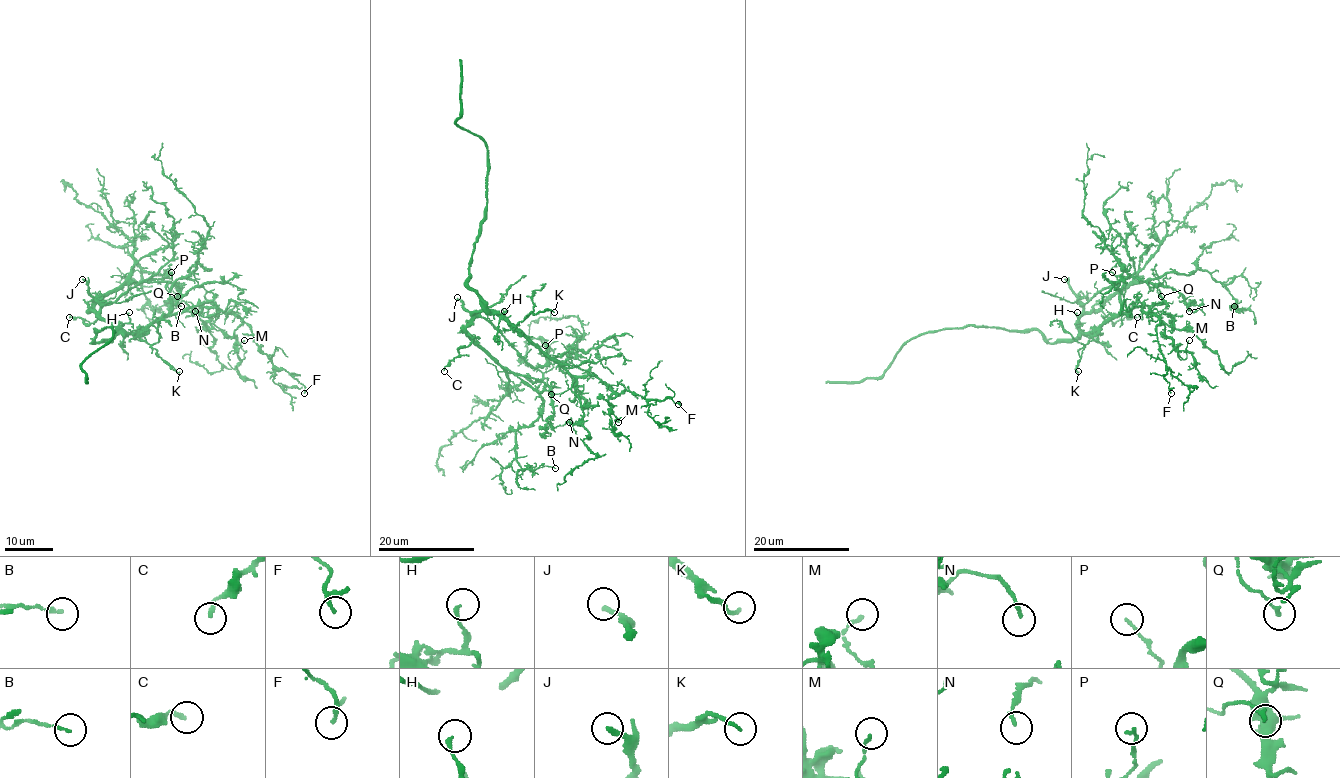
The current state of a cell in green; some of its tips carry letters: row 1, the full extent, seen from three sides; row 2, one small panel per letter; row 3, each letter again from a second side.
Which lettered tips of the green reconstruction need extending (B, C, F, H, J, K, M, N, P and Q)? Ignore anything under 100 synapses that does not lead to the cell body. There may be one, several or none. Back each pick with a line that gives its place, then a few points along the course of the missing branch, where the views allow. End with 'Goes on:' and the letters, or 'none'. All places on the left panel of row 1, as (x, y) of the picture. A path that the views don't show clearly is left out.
J: (82, 279)
Goes on: J

